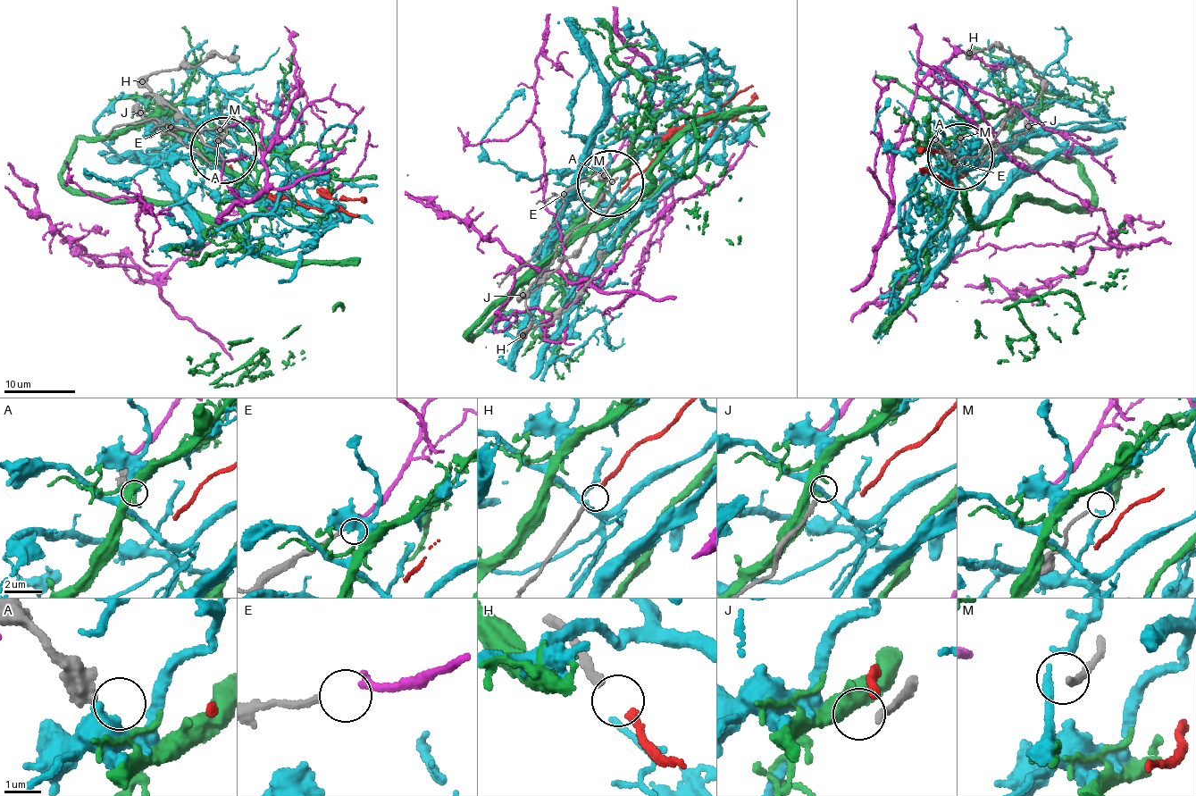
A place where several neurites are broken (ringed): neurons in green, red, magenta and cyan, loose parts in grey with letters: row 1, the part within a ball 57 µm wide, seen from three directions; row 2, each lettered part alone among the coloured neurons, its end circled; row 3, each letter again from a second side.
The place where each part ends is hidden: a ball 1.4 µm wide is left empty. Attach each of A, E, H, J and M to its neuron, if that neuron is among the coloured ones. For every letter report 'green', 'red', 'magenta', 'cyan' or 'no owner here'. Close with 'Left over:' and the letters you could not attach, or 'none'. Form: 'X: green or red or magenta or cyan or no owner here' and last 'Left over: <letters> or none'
A: cyan
E: magenta
H: red
J: no owner here
M: no owner here
Left over: J, M

